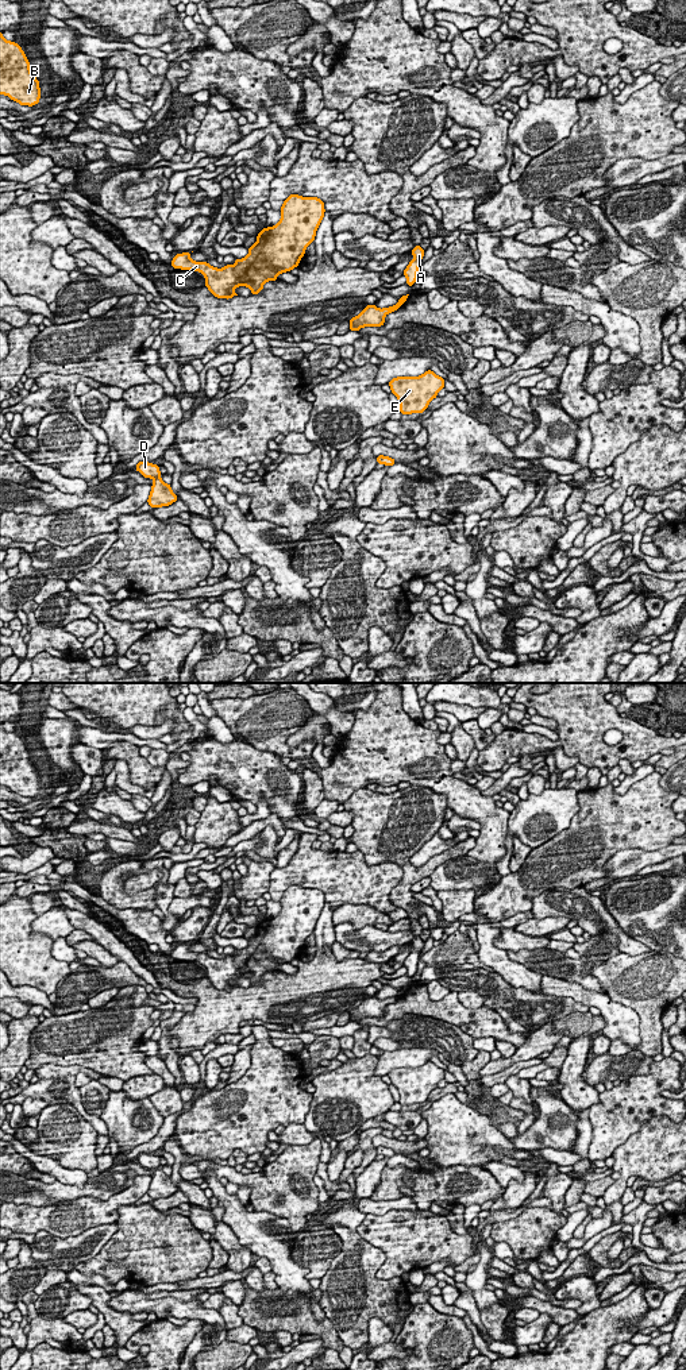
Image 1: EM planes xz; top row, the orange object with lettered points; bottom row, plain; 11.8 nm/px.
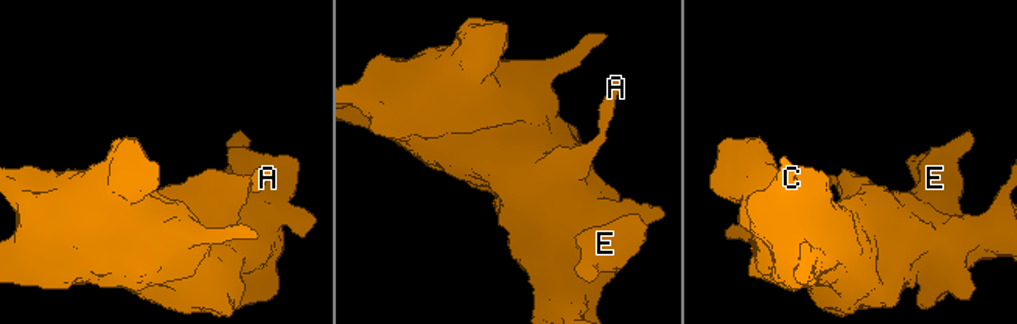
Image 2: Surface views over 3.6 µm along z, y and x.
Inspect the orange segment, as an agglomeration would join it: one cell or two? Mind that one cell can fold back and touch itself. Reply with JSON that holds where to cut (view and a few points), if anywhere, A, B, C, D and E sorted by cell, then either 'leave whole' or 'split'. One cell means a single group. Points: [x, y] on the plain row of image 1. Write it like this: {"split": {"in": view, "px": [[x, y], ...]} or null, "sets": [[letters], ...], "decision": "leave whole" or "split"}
{"split": {"in": "xz", "px": [[160, 1166], [154, 1170]]}, "sets": [["A", "B", "C", "E"], ["D"]], "decision": "split"}

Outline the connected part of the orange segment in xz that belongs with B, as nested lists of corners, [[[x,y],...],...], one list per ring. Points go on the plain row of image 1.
[[[0,722],[0,786],[20,796],[39,795],[39,772],[30,761],[30,753],[16,733],[5,732]]]

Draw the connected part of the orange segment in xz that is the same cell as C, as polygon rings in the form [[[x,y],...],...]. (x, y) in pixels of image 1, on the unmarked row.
[[[290,885],[280,902],[281,911],[263,919],[257,926],[257,934],[248,938],[248,946],[235,950],[234,956],[217,960],[207,953],[192,952],[192,943],[182,943],[173,949],[170,957],[201,964],[205,977],[217,989],[238,987],[234,983],[238,977],[247,977],[251,985],[258,985],[265,973],[277,972],[278,965],[298,958],[325,903],[323,891],[298,885]]]

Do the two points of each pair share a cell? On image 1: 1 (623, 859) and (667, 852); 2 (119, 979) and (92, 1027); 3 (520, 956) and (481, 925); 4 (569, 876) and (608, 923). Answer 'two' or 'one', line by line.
1: one
2: two
3: two
4: two

